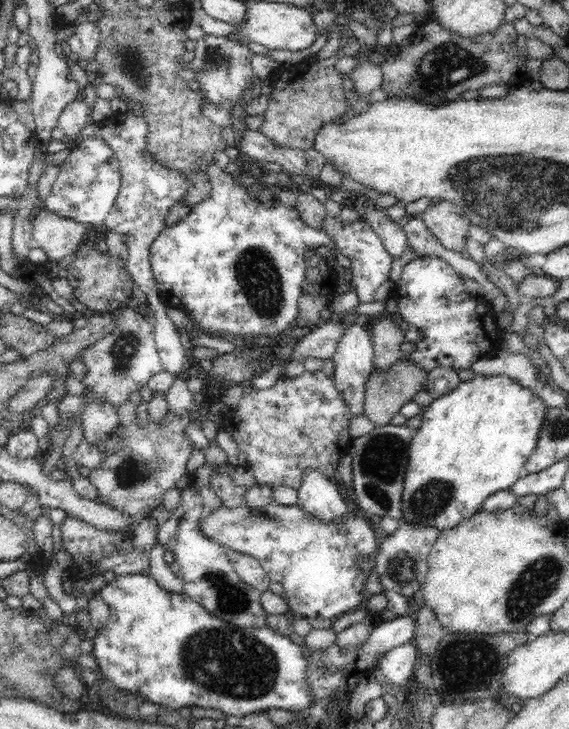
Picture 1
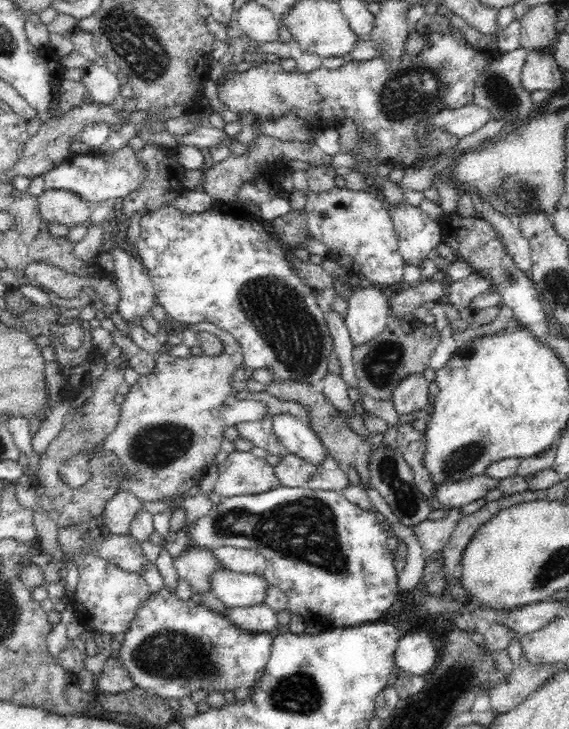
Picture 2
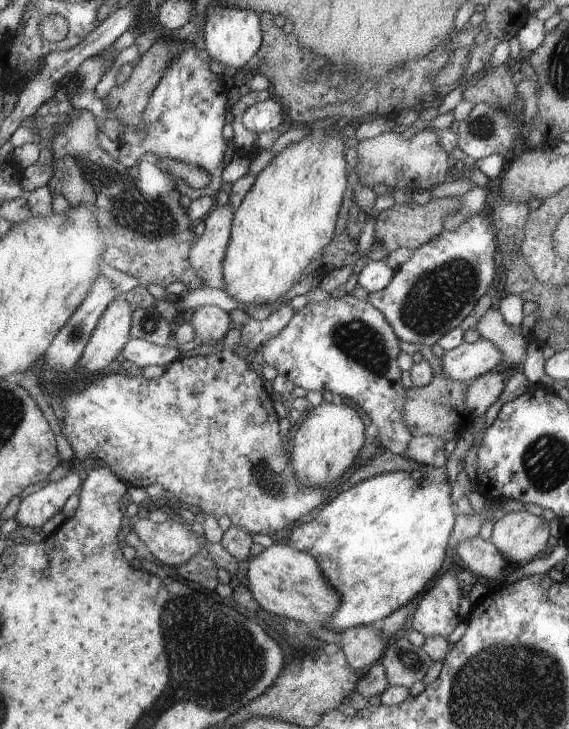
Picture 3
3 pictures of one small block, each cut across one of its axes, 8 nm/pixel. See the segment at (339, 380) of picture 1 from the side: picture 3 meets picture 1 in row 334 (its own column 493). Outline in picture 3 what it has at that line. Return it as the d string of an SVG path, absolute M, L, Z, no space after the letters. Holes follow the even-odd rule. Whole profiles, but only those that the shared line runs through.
M479 339L474 344L460 344L453 350L445 351L440 358L444 375L466 384L496 370L502 360L504 354L486 339Z

